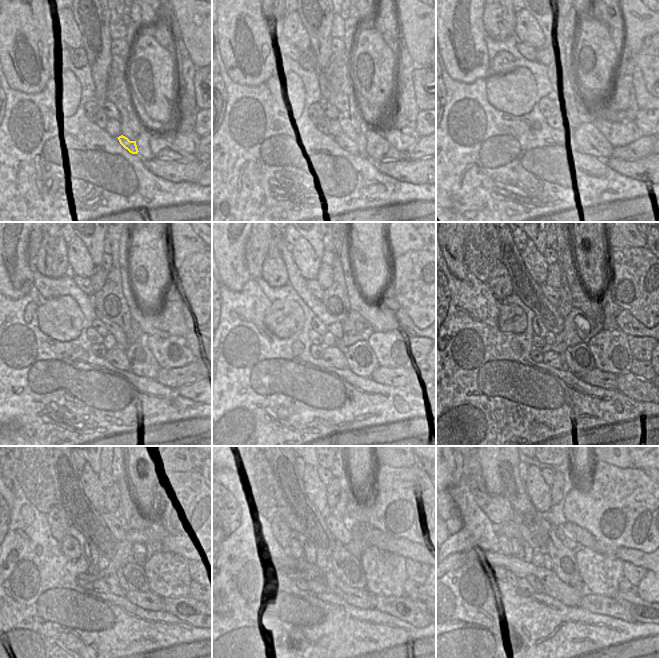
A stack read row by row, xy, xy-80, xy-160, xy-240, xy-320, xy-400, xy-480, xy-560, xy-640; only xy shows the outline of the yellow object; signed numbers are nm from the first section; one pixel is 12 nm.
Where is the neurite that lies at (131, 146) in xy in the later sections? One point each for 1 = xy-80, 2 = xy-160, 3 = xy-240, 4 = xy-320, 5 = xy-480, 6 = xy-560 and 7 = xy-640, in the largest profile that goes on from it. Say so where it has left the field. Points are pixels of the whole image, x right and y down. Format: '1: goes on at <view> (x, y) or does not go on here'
1: goes on at xy-80 (347, 143)
2: goes on at xy-160 (571, 134)
3: goes on at xy-240 (117, 357)
4: goes on at xy-320 (334, 355)
5: goes on at xy-480 (100, 586)
6: goes on at xy-560 (318, 588)
7: goes on at xy-640 (522, 584)

